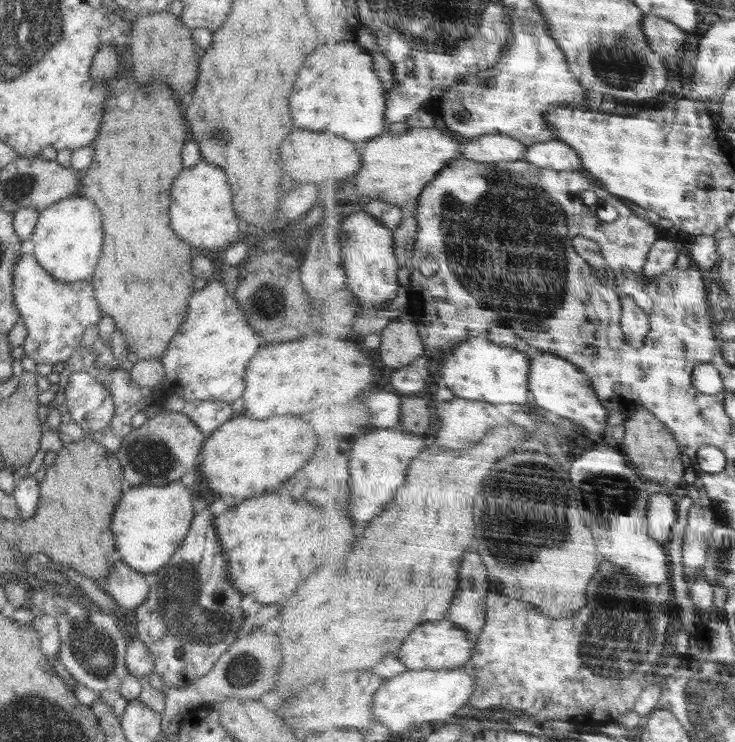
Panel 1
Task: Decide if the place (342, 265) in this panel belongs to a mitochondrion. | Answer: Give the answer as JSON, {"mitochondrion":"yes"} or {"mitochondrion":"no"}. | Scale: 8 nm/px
{"mitochondrion":"no"}

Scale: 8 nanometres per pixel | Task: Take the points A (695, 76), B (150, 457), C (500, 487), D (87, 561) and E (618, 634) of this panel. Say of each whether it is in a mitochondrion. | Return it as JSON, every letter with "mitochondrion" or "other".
{"A":"other","B":"mitochondrion","C":"mitochondrion","D":"other","E":"mitochondrion"}

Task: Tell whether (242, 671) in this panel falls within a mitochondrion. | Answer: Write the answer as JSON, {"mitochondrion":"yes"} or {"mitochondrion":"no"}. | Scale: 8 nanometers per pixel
{"mitochondrion":"yes"}

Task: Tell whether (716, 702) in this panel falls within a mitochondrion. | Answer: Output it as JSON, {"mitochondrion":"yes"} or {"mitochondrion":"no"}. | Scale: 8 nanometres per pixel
{"mitochondrion":"yes"}

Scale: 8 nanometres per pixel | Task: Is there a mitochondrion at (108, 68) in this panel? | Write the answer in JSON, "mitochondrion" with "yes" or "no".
{"mitochondrion":"yes"}

